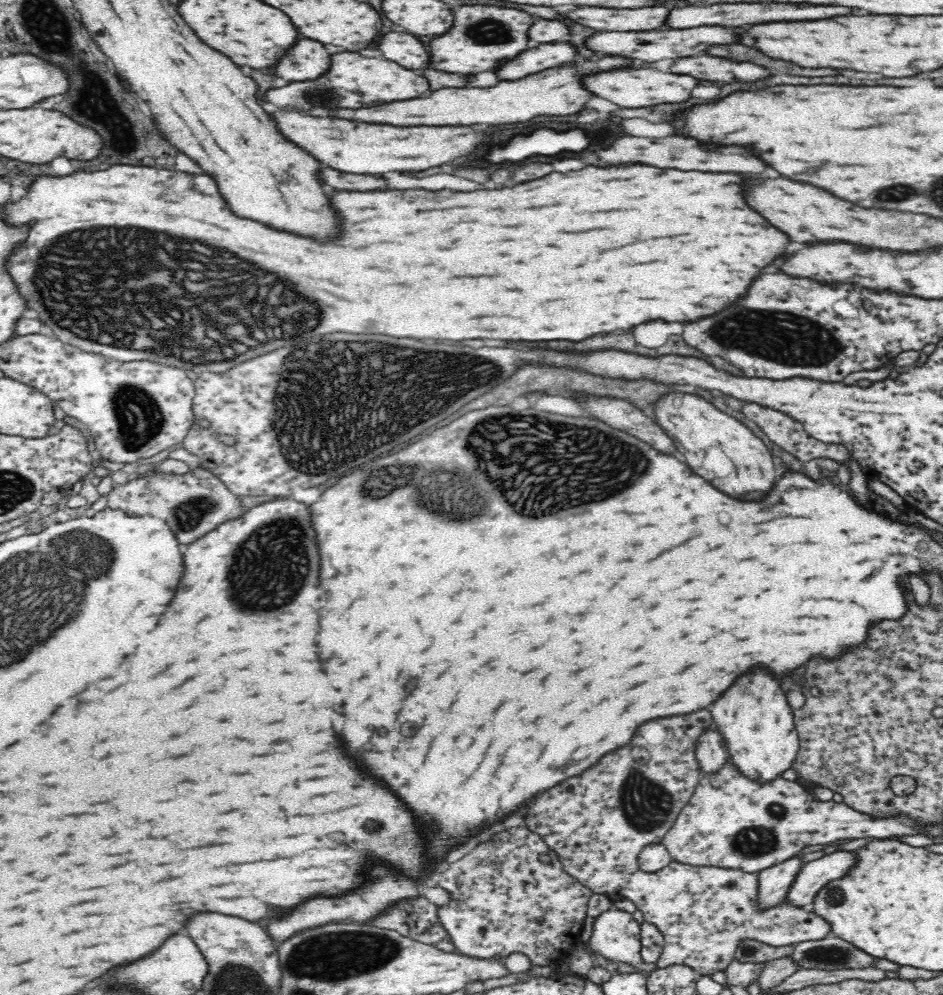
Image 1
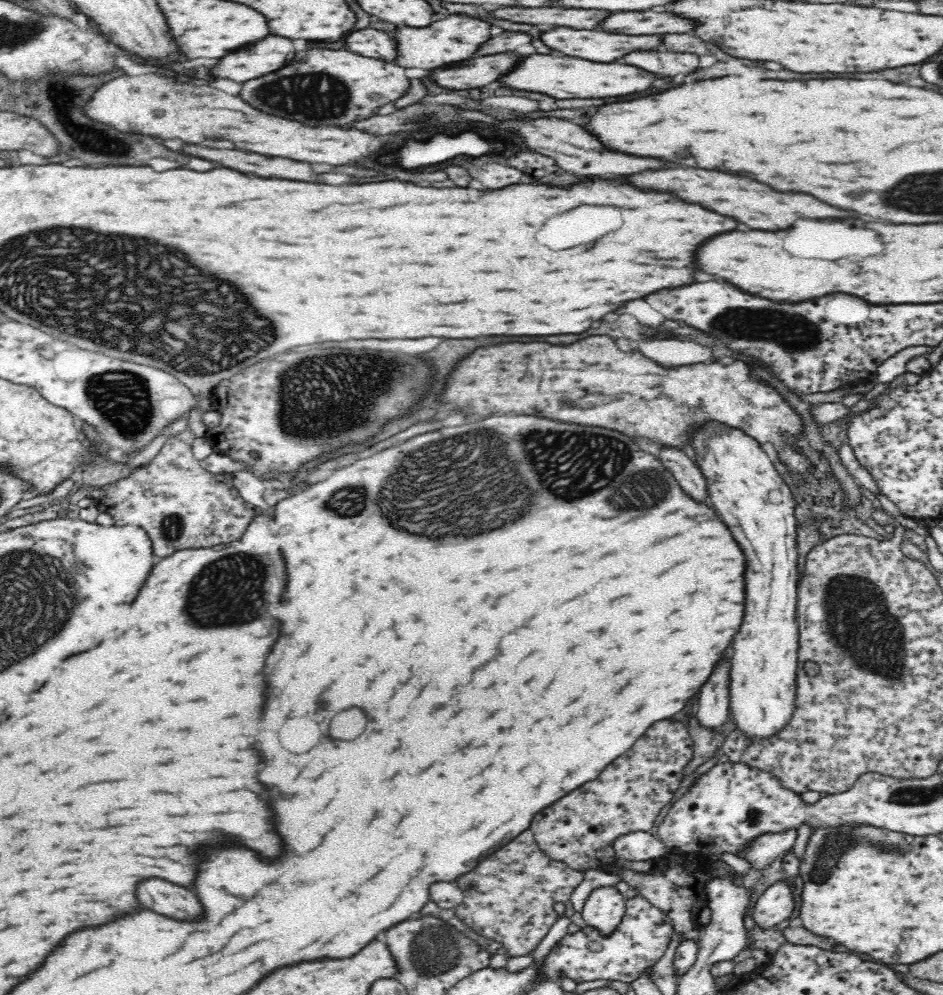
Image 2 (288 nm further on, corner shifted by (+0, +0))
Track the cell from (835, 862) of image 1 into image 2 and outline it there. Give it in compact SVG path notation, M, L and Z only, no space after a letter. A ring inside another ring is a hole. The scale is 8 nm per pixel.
M780 882L766 888L766 892L756 898L754 906L750 908L750 916L754 920L754 928L770 932L776 928L776 924L790 918L792 910L794 910L792 892L784 882Z

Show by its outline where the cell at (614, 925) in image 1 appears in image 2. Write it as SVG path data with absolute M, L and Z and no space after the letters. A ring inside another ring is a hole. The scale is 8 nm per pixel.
M616 886L594 888L582 908L582 916L588 926L594 926L602 934L612 934L624 920L626 898Z

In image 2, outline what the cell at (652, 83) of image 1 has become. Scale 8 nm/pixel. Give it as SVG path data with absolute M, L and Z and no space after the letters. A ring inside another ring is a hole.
M530 54L526 58L520 58L504 78L498 78L498 82L504 88L512 90L524 90L524 92L538 92L552 98L608 98L608 96L626 96L634 92L648 90L654 76L636 70L636 66L626 64L598 64L588 62L580 58L568 58L568 56L550 56L550 54Z

